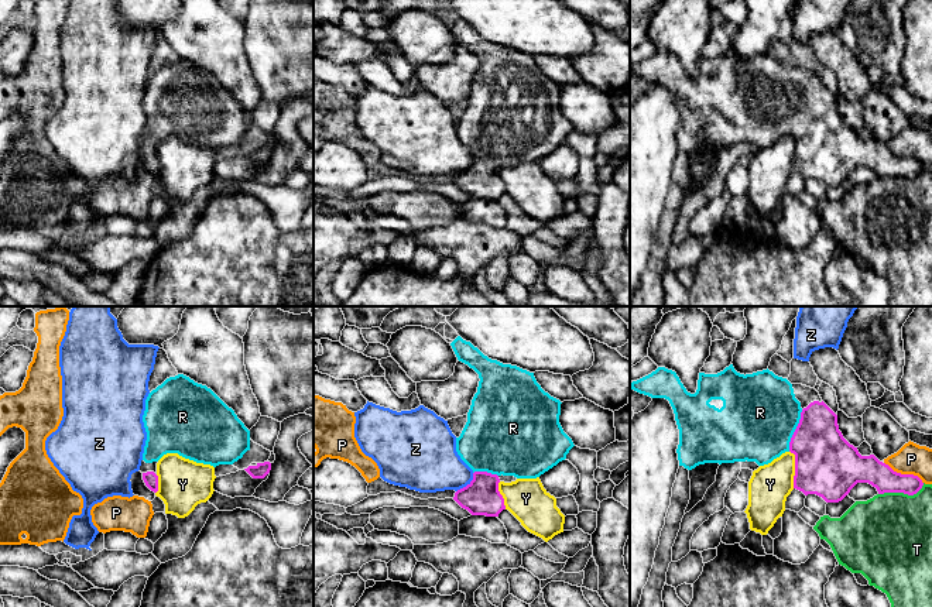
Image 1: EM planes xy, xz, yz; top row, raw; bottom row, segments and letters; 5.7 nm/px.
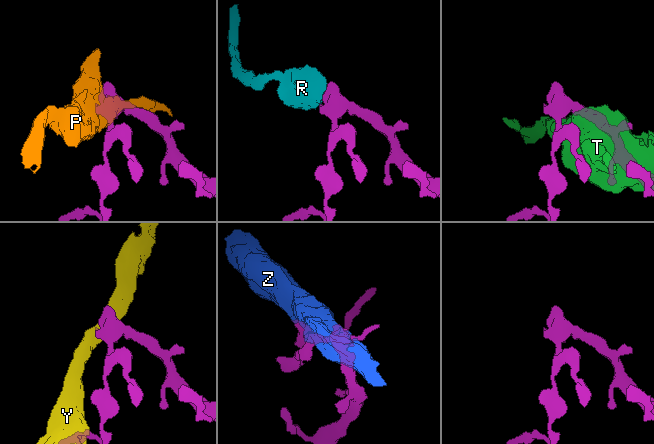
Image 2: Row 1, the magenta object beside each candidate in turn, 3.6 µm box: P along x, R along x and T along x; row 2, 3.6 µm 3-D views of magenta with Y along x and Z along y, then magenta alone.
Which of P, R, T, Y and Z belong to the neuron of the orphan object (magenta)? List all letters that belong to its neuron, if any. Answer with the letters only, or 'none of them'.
R

